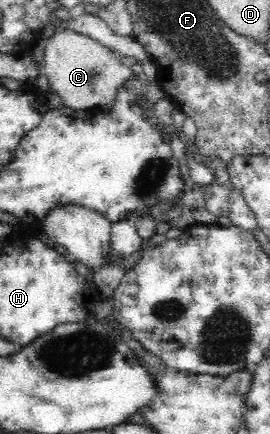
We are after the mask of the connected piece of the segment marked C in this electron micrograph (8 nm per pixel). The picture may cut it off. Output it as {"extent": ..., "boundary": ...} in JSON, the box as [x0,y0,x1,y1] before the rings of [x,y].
{"extent":[43,19,134,110],"boundary":[[[58,19],[49,30],[53,35],[45,38],[43,51],[44,75],[49,83],[48,92],[56,93],[62,99],[62,105],[74,110],[90,110],[112,104],[118,87],[134,77],[130,67],[122,64],[118,56],[95,39],[61,27]]]}

